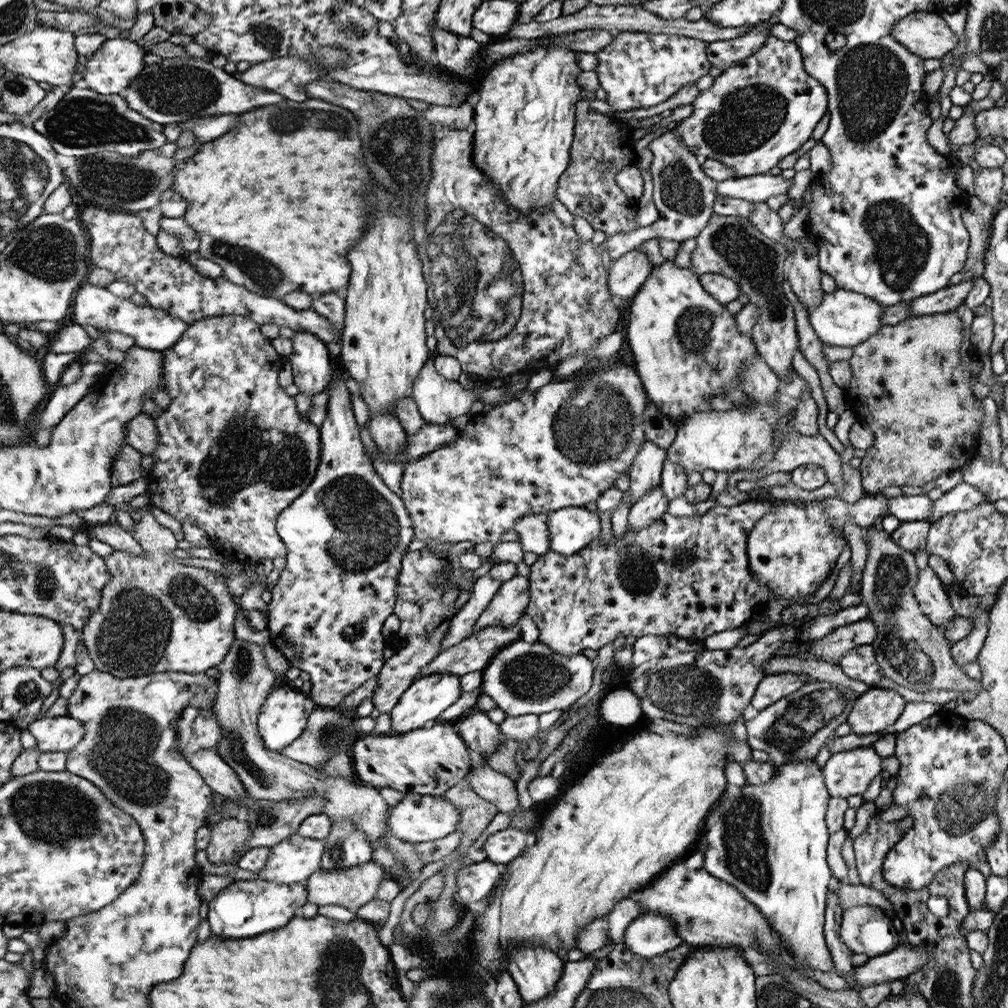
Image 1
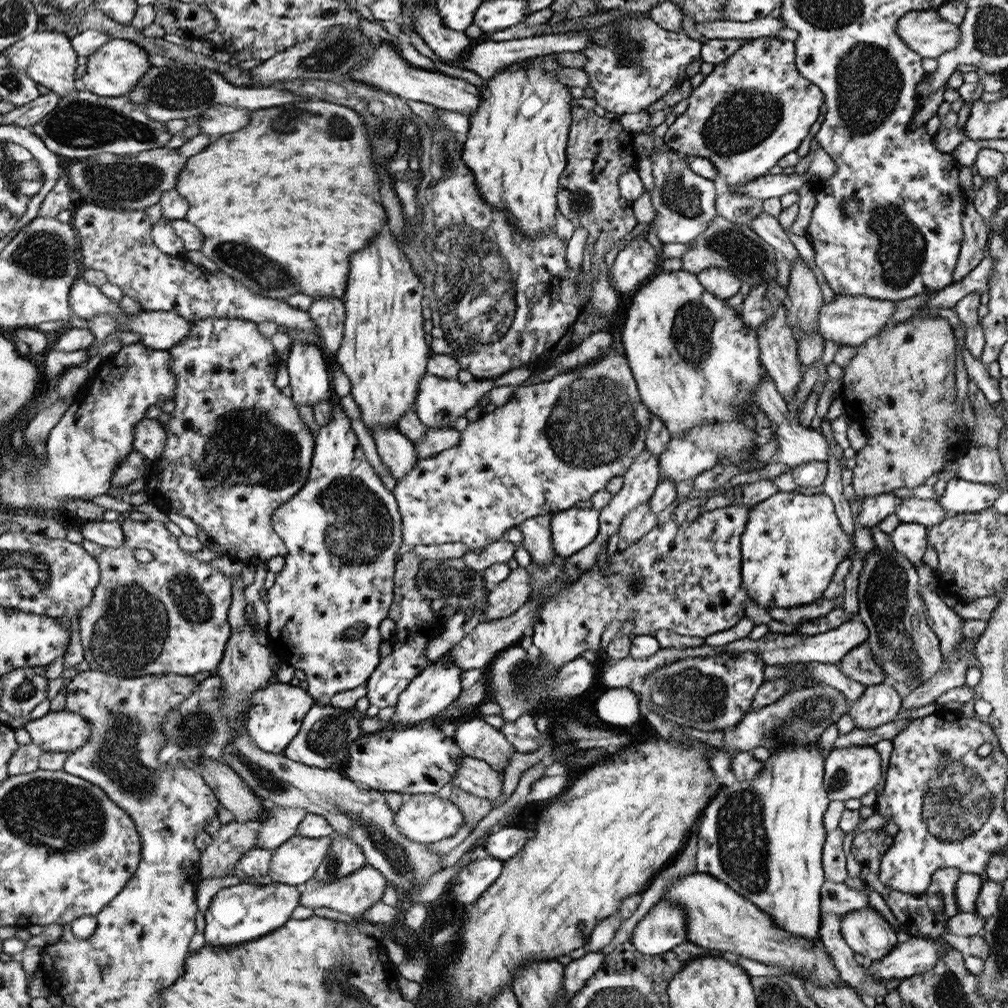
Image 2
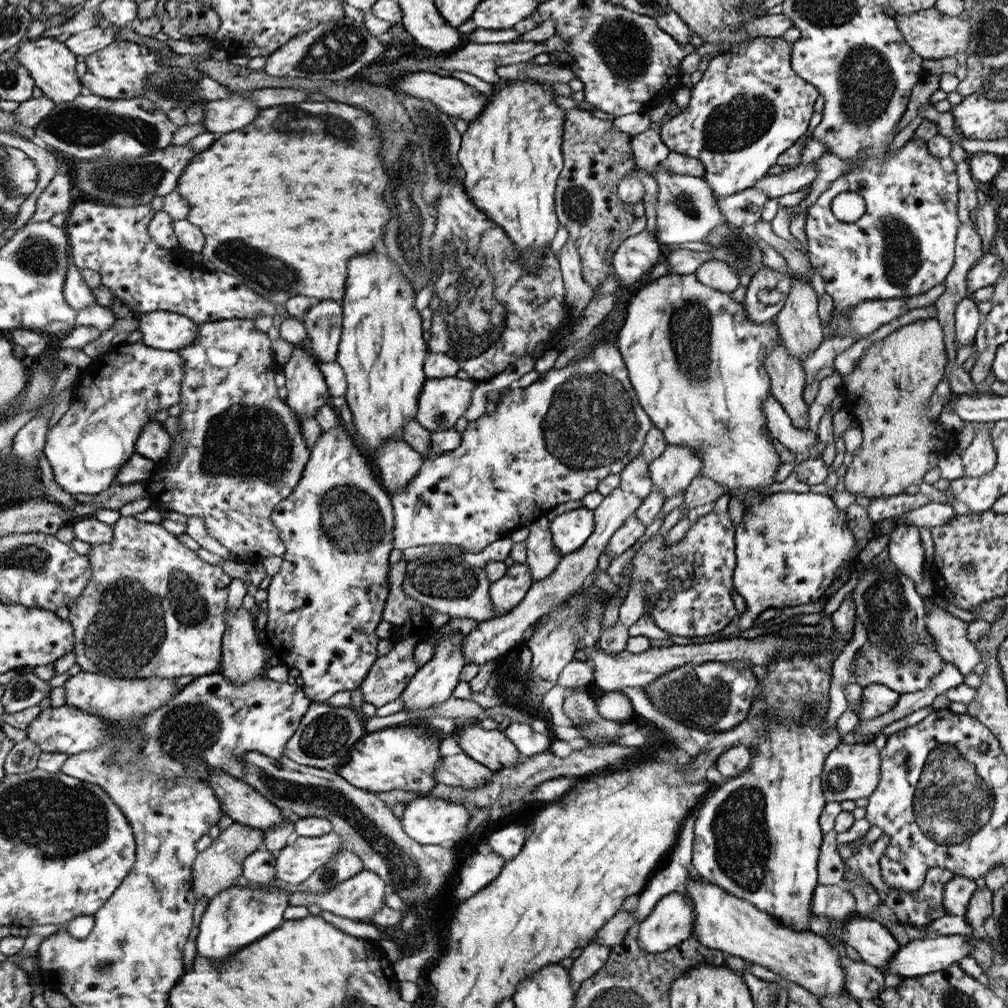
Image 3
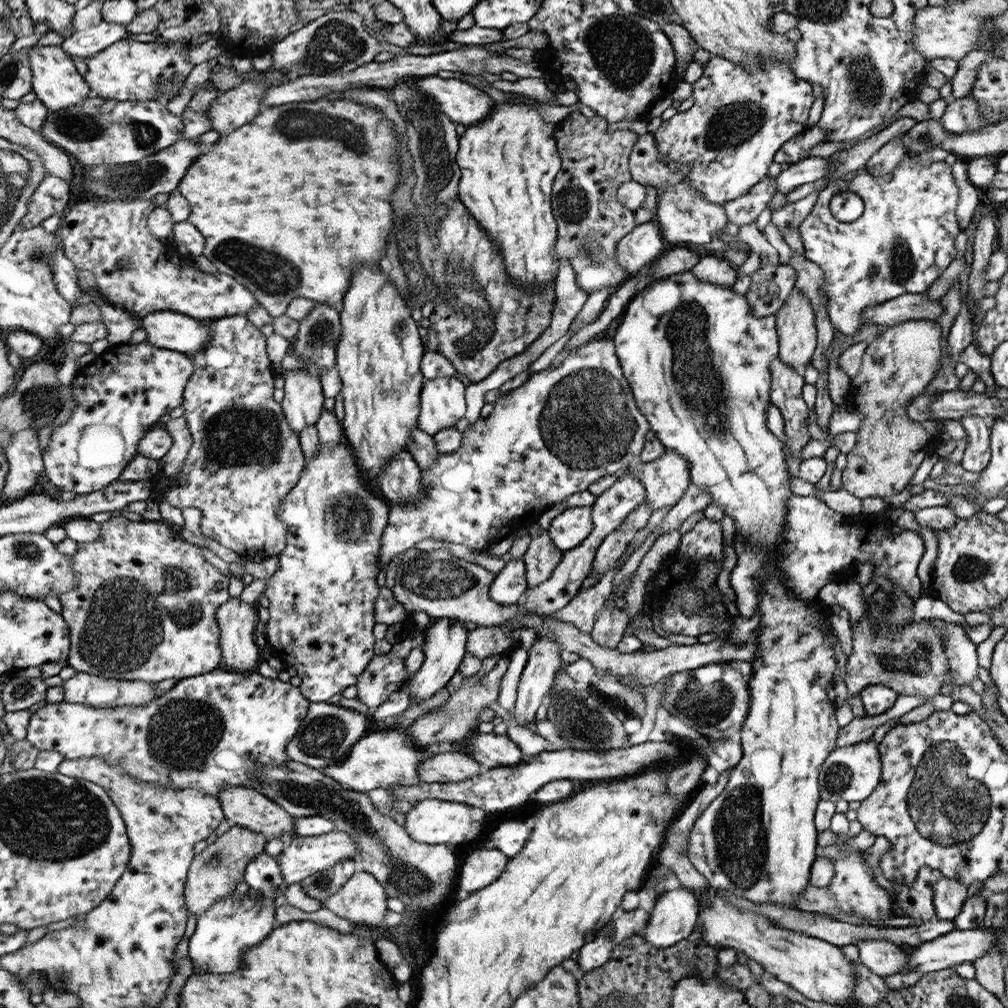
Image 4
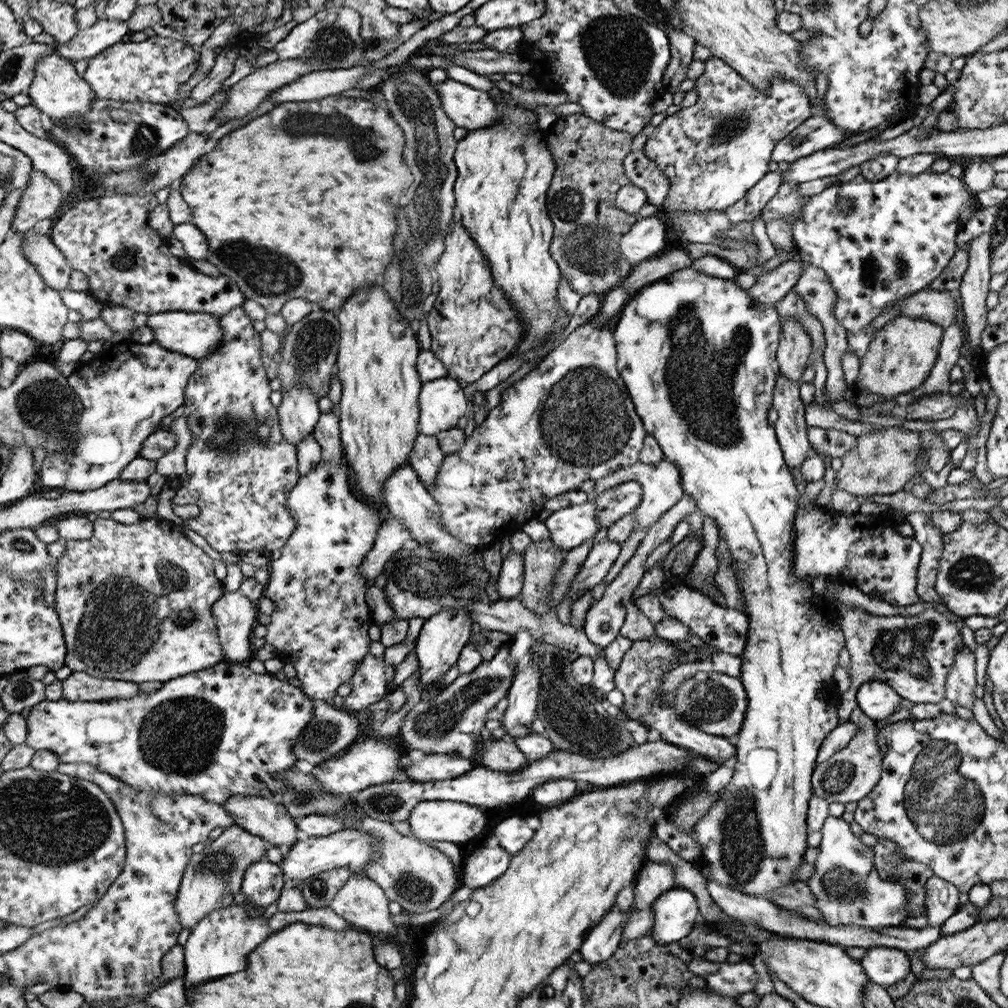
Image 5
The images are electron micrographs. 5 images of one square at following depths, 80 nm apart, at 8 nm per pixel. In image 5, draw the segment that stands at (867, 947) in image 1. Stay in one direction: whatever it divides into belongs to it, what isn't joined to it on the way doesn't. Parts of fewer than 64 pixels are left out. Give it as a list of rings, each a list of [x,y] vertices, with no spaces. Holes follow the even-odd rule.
[[[873,946],[866,950],[860,964],[872,983],[887,987],[902,982],[910,974],[911,964],[906,951],[888,946]]]

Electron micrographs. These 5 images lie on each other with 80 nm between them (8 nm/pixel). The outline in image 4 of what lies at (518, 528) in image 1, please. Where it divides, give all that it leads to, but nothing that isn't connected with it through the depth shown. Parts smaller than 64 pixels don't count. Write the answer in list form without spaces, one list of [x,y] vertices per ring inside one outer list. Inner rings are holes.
[[[543,528],[538,535],[532,536],[529,548],[523,557],[528,588],[534,588],[548,580],[562,561],[563,554]]]

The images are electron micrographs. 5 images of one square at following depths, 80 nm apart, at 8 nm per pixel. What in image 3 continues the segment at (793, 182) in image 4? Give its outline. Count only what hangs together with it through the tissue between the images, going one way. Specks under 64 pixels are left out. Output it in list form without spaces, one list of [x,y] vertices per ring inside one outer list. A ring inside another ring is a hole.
[[[814,163],[802,164],[782,171],[776,175],[766,175],[757,182],[757,187],[770,199],[777,199],[790,192],[798,192],[808,186],[817,177],[818,171]]]

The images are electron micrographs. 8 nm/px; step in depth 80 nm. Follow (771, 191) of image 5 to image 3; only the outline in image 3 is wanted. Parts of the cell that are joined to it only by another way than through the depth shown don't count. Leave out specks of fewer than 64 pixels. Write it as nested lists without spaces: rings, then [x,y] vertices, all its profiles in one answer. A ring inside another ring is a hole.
[[[754,186],[752,189],[742,190],[726,198],[718,198],[717,203],[728,225],[750,229],[755,222],[761,220],[762,208],[768,199],[766,193]]]

